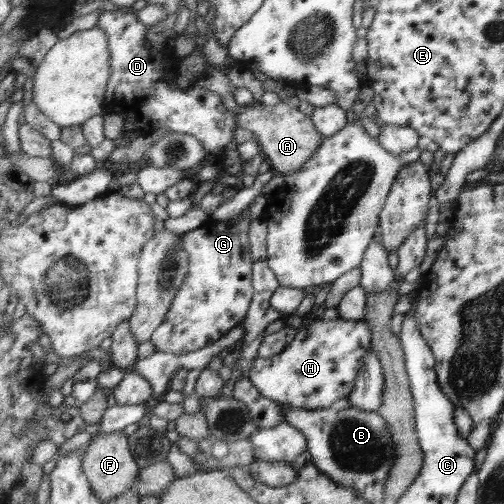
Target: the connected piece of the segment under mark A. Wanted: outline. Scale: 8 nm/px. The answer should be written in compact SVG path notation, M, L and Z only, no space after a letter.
M284 102L270 107L263 103L249 104L240 110L238 115L240 125L252 132L253 138L256 138L259 144L260 152L266 156L271 169L284 177L298 172L311 159L324 140L310 116L302 113L298 108L290 108Z

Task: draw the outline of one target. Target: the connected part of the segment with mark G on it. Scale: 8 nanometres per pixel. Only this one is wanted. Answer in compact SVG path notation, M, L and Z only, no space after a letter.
M242 212L229 220L216 220L211 216L198 230L183 236L182 244L189 252L191 269L174 299L165 324L154 333L152 341L160 351L183 355L202 350L224 338L233 328L244 324L253 298L253 257L248 239L250 223Z

